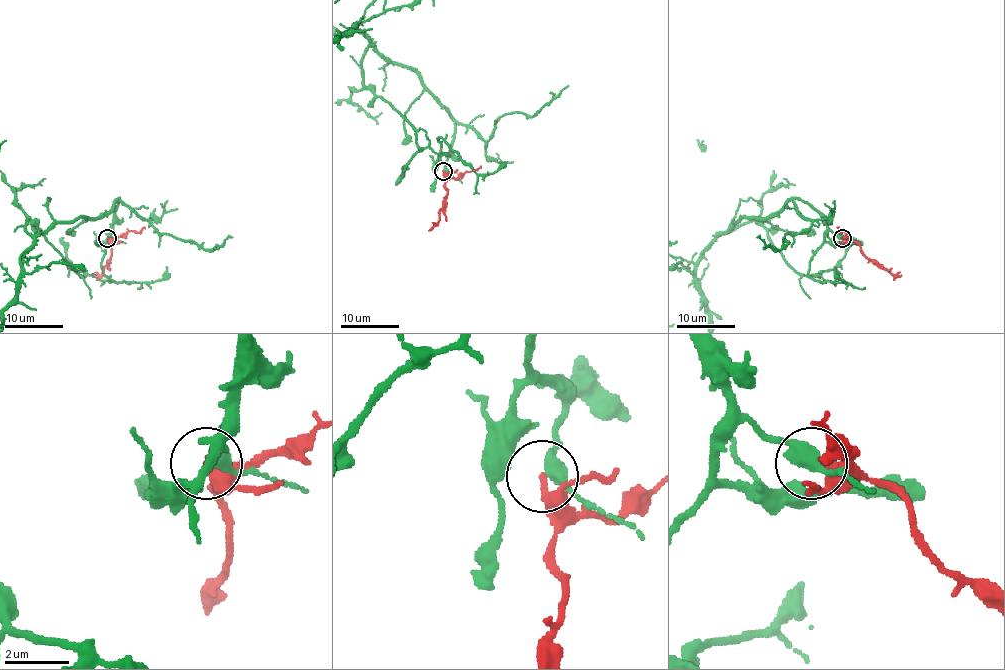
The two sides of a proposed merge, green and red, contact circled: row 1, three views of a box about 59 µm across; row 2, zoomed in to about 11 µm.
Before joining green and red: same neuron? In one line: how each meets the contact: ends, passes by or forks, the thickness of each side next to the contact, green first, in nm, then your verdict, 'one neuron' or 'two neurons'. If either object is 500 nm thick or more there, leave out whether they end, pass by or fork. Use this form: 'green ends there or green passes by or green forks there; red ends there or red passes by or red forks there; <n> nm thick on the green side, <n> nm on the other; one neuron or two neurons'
green passes by; red ends there; 400 nm thick on the green side, 280 nm on the other; two neurons

